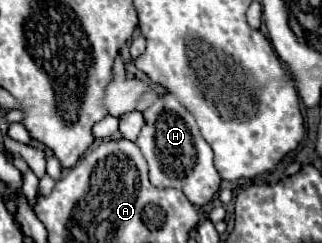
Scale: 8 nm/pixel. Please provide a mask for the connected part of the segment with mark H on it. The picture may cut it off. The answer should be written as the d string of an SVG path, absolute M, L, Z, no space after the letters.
M166 93L144 111L144 121L146 123L136 139L136 145L148 161L152 185L176 187L184 191L184 195L196 207L210 203L222 179L212 163L212 149L200 135L200 129L186 107L172 93Z

